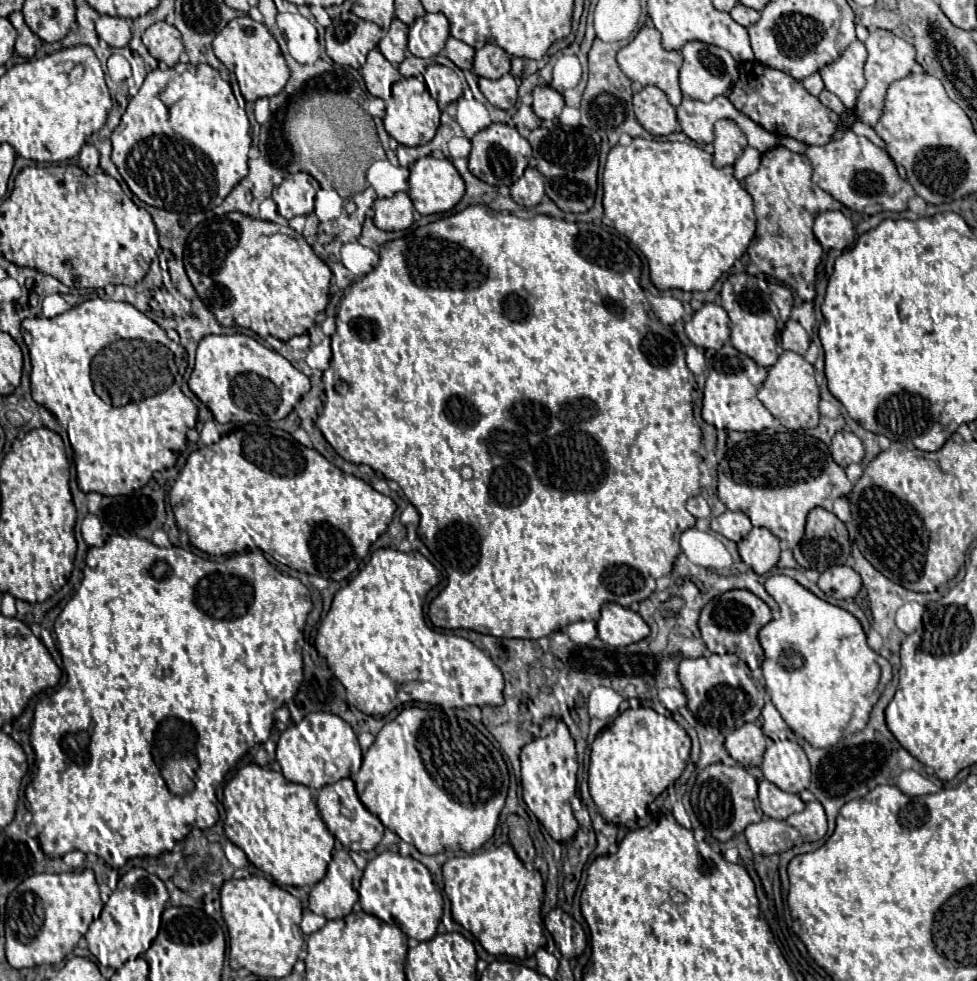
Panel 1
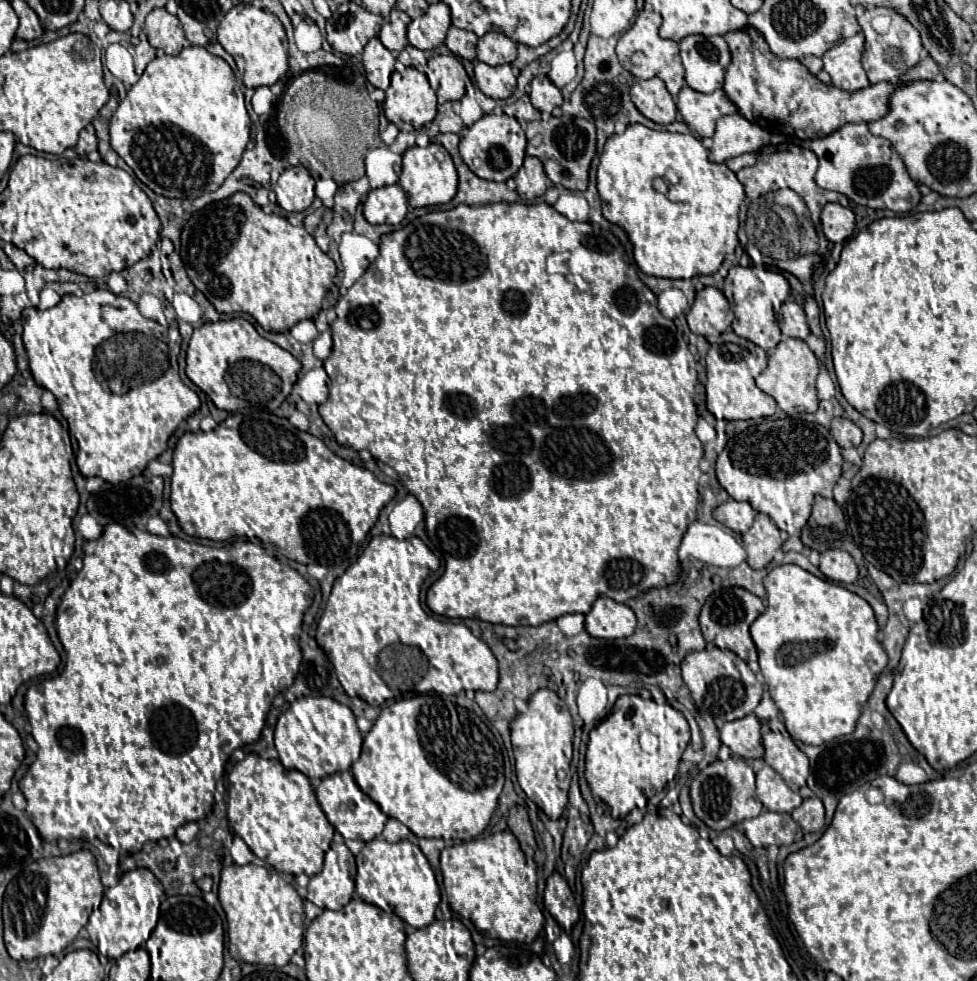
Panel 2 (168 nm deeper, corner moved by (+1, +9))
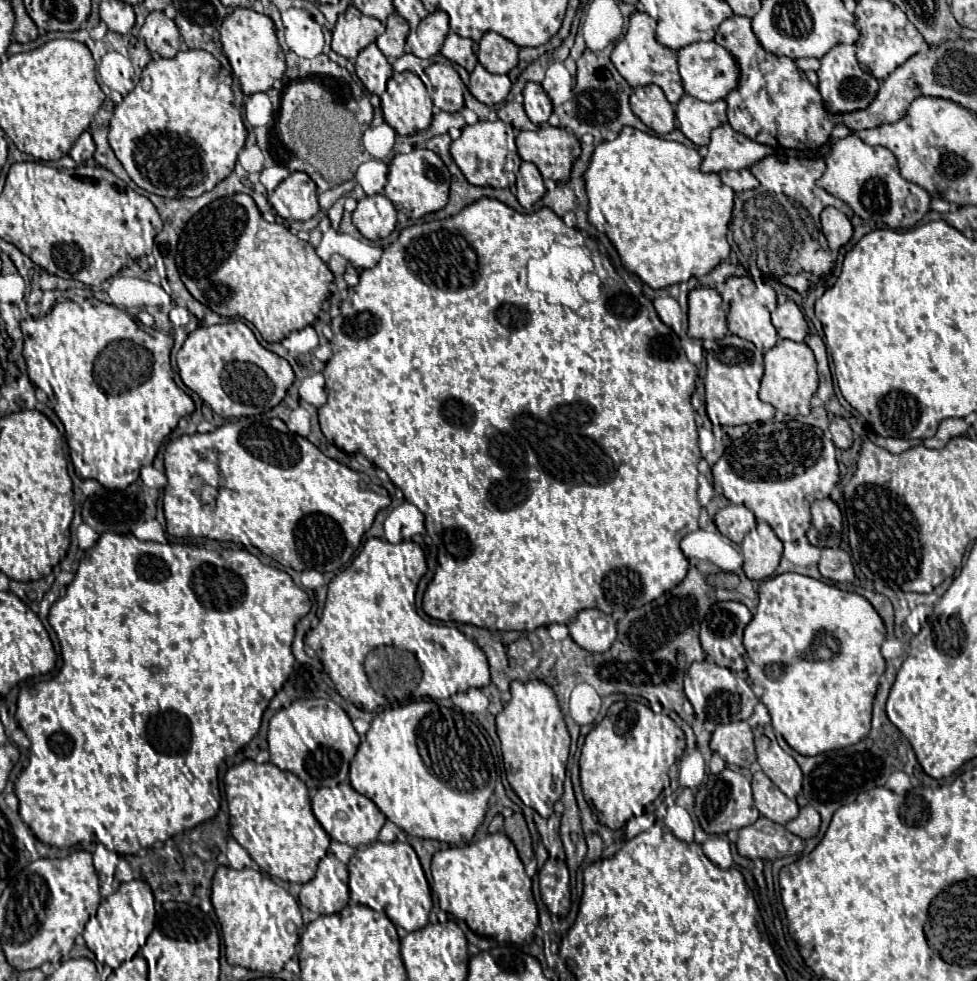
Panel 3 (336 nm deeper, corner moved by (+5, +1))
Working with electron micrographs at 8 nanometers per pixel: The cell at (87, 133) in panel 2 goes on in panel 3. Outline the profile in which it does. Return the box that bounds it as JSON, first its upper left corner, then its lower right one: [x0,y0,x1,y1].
[69,131,95,163]

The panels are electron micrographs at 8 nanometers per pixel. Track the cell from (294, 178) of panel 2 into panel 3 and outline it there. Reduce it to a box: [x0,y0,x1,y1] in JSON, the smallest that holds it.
[269,173,319,221]

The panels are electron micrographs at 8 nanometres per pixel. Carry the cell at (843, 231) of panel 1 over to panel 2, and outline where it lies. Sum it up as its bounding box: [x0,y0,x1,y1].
[821,203,855,243]

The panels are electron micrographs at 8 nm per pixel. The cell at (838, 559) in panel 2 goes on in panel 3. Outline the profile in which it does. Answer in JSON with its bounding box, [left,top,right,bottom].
[819,547,855,583]

